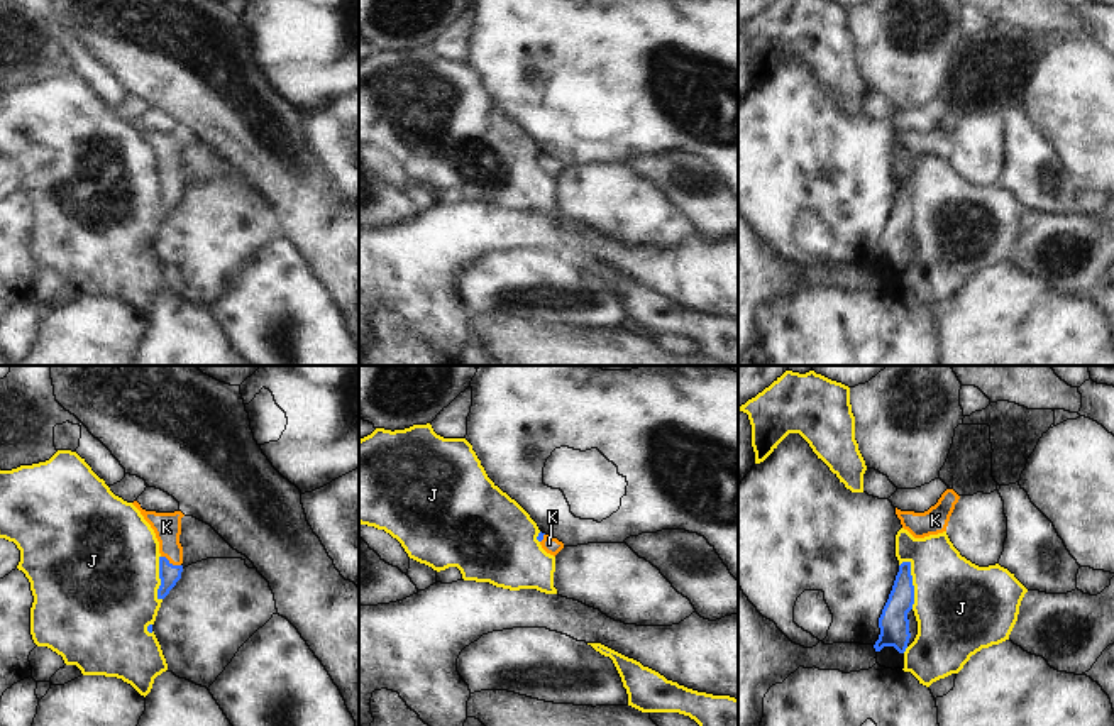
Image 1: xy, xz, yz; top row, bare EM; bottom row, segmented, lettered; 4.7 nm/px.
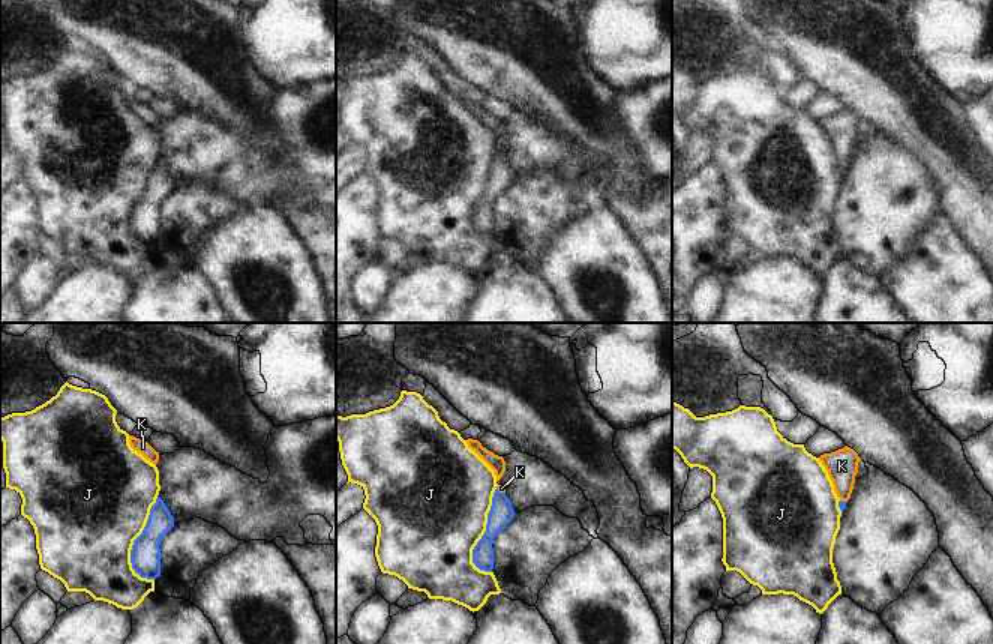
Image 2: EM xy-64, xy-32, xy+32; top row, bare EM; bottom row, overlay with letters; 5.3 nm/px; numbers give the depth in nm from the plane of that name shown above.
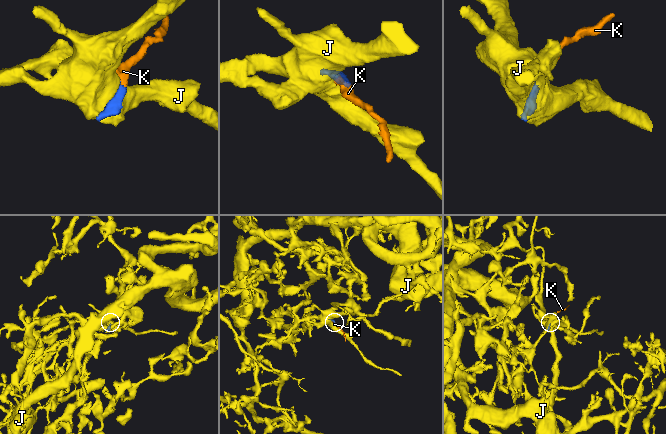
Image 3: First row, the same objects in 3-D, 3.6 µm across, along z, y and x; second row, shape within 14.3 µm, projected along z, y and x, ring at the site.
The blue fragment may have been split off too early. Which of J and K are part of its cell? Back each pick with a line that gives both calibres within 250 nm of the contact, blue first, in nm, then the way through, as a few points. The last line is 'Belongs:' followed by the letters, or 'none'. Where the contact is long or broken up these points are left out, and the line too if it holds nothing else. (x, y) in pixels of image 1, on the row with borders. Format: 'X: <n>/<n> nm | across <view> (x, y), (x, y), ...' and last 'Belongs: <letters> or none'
K: 100/130 nm | across xy (170, 574), (171, 564), (166, 527)
Belongs: K

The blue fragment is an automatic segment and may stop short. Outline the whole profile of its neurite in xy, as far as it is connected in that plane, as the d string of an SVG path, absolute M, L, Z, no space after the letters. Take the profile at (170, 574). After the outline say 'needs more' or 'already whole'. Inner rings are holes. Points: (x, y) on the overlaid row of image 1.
M137 501L132 503L144 520L151 525L159 542L159 579L157 599L164 599L169 591L181 579L183 572L183 547L179 543L181 535L181 511L174 513L156 513L146 511Z | needs more

